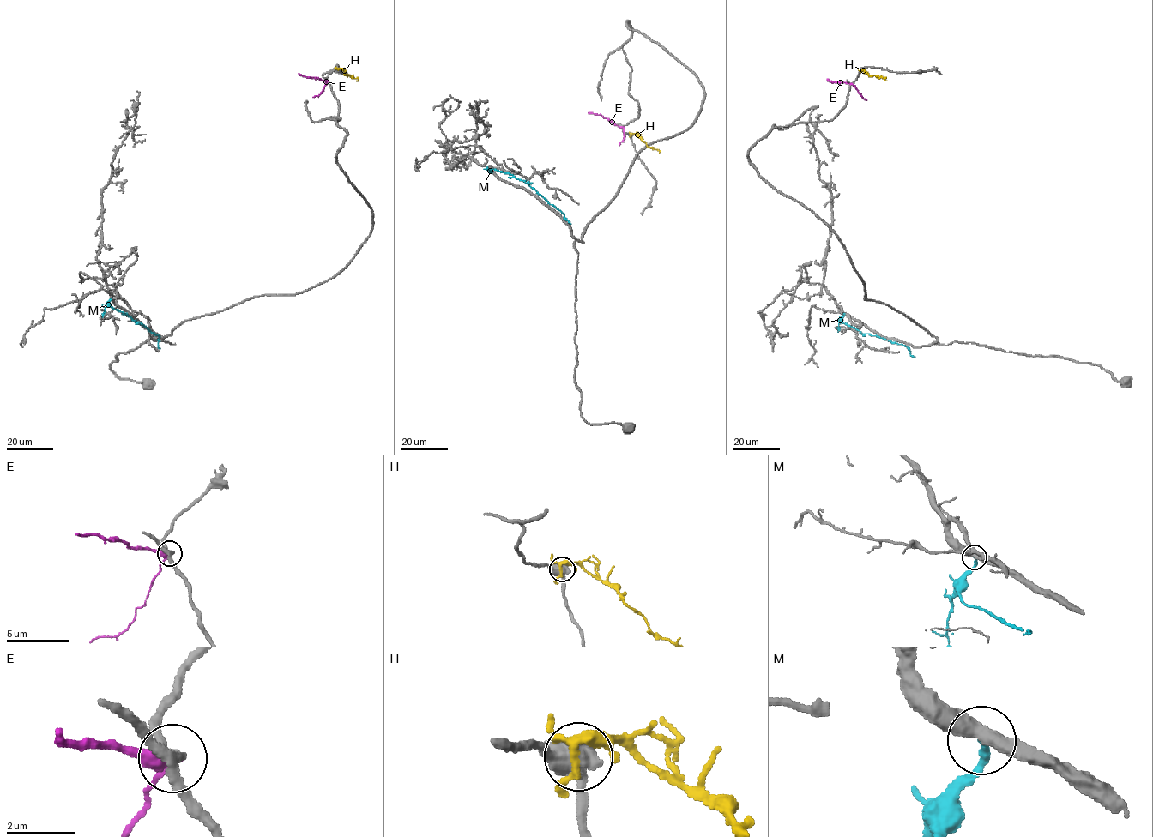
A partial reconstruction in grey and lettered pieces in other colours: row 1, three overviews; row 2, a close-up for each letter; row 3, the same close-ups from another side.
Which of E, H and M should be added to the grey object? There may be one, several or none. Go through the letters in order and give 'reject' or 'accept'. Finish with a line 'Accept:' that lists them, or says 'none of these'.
E: reject
H: reject
M: reject
Accept: none of these

